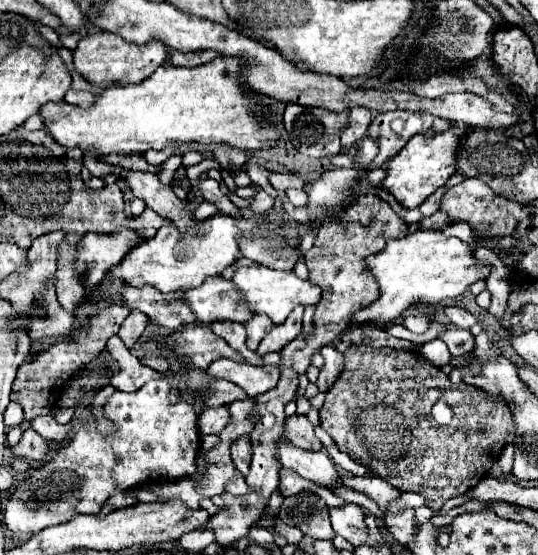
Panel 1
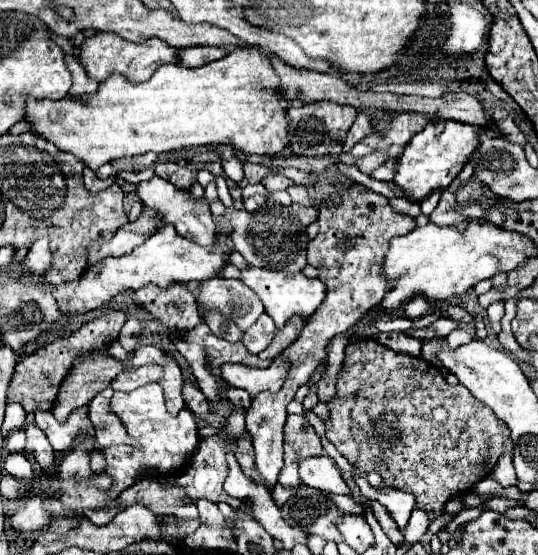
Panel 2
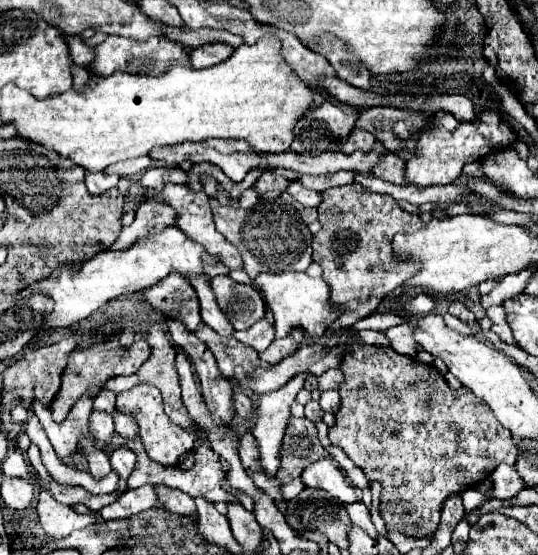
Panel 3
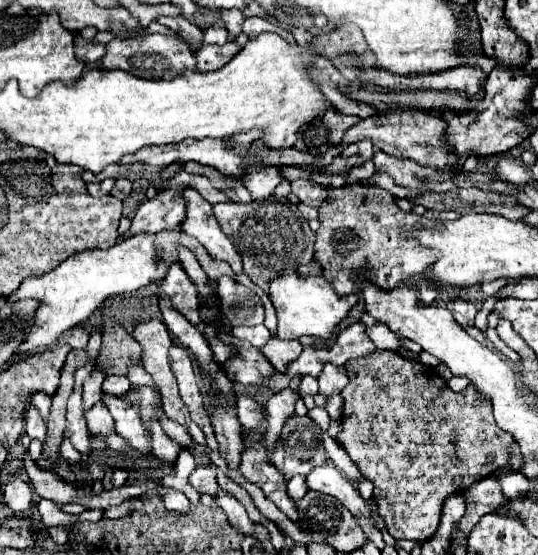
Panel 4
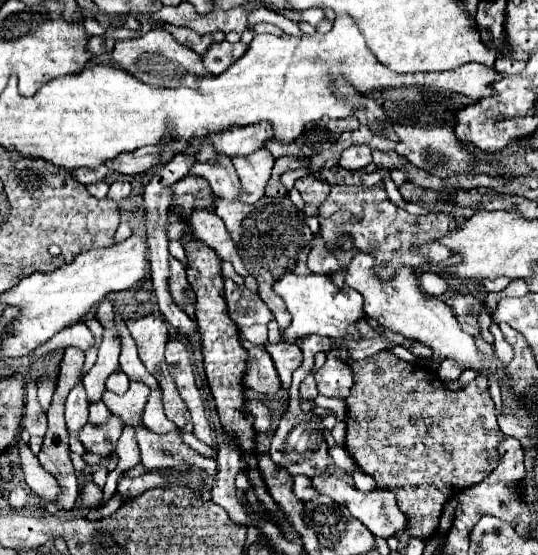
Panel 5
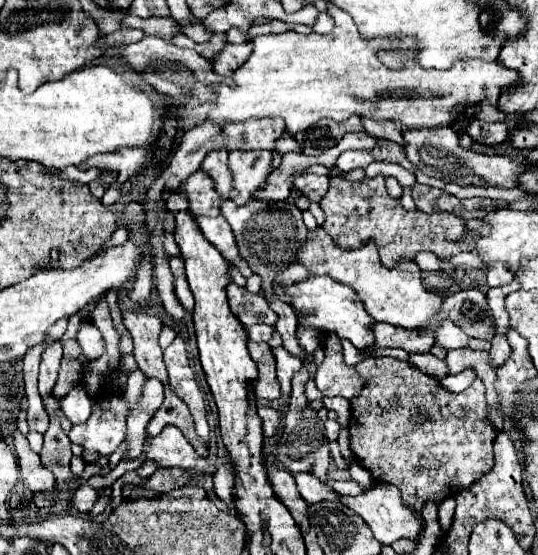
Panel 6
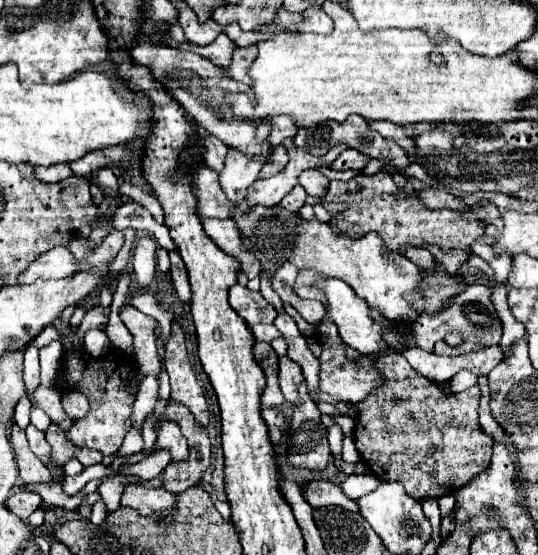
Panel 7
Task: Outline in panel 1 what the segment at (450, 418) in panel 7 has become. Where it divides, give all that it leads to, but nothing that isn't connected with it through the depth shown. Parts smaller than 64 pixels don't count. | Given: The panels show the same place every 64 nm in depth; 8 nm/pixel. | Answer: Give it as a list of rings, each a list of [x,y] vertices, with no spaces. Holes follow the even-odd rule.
[[[352,344],[344,352],[344,358],[346,362],[340,378],[326,392],[326,402],[320,410],[320,426],[330,434],[340,452],[376,472],[396,490],[426,496],[426,506],[434,512],[440,512],[450,498],[474,488],[490,472],[502,450],[514,440],[512,416],[504,412],[504,404],[488,402],[484,394],[464,382],[452,384],[440,368],[430,364],[418,352]],[[436,402],[446,402],[454,412],[450,424],[442,426],[432,418],[430,410]]]

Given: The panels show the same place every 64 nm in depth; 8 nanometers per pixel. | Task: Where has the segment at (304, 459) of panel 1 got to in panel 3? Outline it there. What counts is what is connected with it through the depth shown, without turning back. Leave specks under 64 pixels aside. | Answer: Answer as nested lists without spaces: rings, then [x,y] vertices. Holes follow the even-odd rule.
[[[326,456],[324,460],[318,460],[316,464],[310,464],[302,472],[302,482],[308,488],[320,488],[328,492],[330,496],[338,498],[342,504],[360,502],[356,488],[346,482],[346,476],[342,474],[340,466],[330,456]]]

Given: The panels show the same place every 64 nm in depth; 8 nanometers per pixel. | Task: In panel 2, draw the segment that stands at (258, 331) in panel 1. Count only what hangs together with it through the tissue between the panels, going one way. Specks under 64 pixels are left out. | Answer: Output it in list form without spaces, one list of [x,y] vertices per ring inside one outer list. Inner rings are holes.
[[[264,312],[256,322],[254,326],[250,326],[244,334],[242,334],[242,344],[252,352],[252,354],[258,354],[262,352],[274,338],[276,334],[276,326],[274,326],[274,320]]]

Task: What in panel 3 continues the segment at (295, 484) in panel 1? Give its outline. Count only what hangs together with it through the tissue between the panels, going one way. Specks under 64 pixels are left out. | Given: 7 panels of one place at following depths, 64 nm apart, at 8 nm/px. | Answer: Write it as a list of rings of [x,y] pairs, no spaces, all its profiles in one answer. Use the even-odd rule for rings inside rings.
[[[290,416],[288,428],[282,440],[280,468],[276,472],[276,478],[286,484],[292,478],[298,478],[306,466],[322,458],[324,458],[324,448],[318,440],[316,424],[310,422],[308,418]]]

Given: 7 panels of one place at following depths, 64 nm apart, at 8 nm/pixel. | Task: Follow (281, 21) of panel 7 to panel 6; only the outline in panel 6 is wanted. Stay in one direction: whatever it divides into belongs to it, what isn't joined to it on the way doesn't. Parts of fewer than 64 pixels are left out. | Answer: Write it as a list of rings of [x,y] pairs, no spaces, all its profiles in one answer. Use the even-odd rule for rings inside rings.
[[[320,12],[316,22],[312,24],[312,30],[318,34],[330,34],[332,32],[332,18],[326,12]]]

